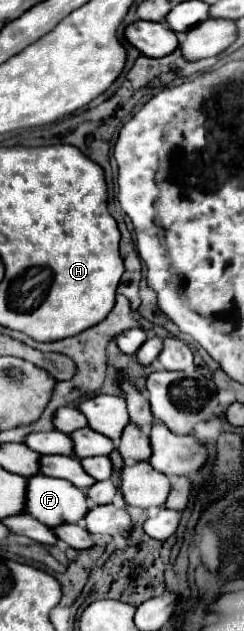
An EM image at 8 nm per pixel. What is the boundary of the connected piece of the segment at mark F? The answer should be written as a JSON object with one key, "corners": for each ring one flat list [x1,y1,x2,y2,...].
{"corners":[[43,474,27,478,25,512,45,526,53,528,65,522,81,522,87,510,89,502,85,500,85,492,75,488,71,482]]}

